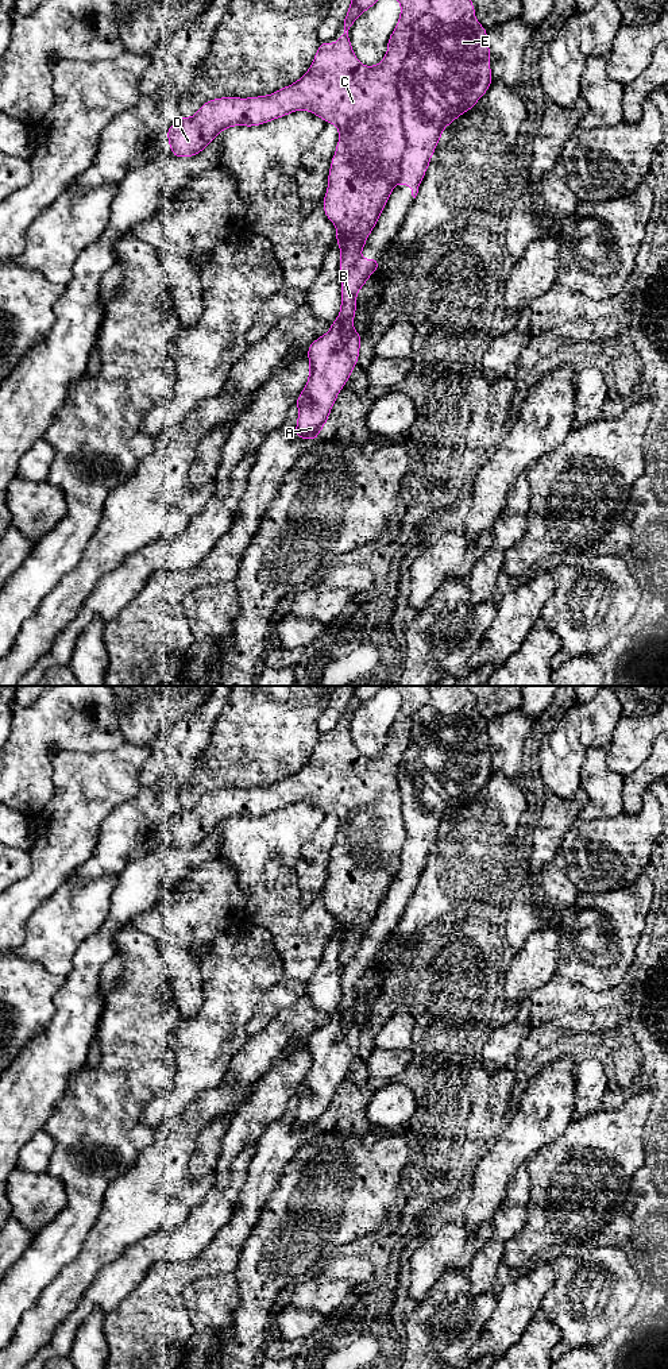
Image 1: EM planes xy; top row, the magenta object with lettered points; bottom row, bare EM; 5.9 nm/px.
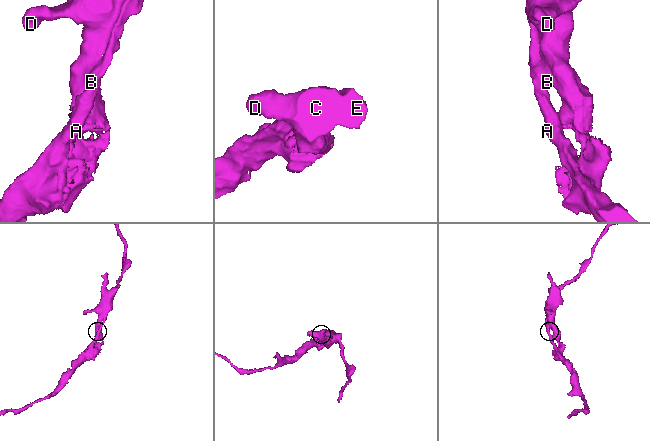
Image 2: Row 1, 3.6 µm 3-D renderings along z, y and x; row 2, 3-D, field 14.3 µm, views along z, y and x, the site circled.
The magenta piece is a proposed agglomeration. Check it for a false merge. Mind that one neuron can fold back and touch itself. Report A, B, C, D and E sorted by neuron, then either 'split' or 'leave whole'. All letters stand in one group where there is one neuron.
A B E / C D; split

